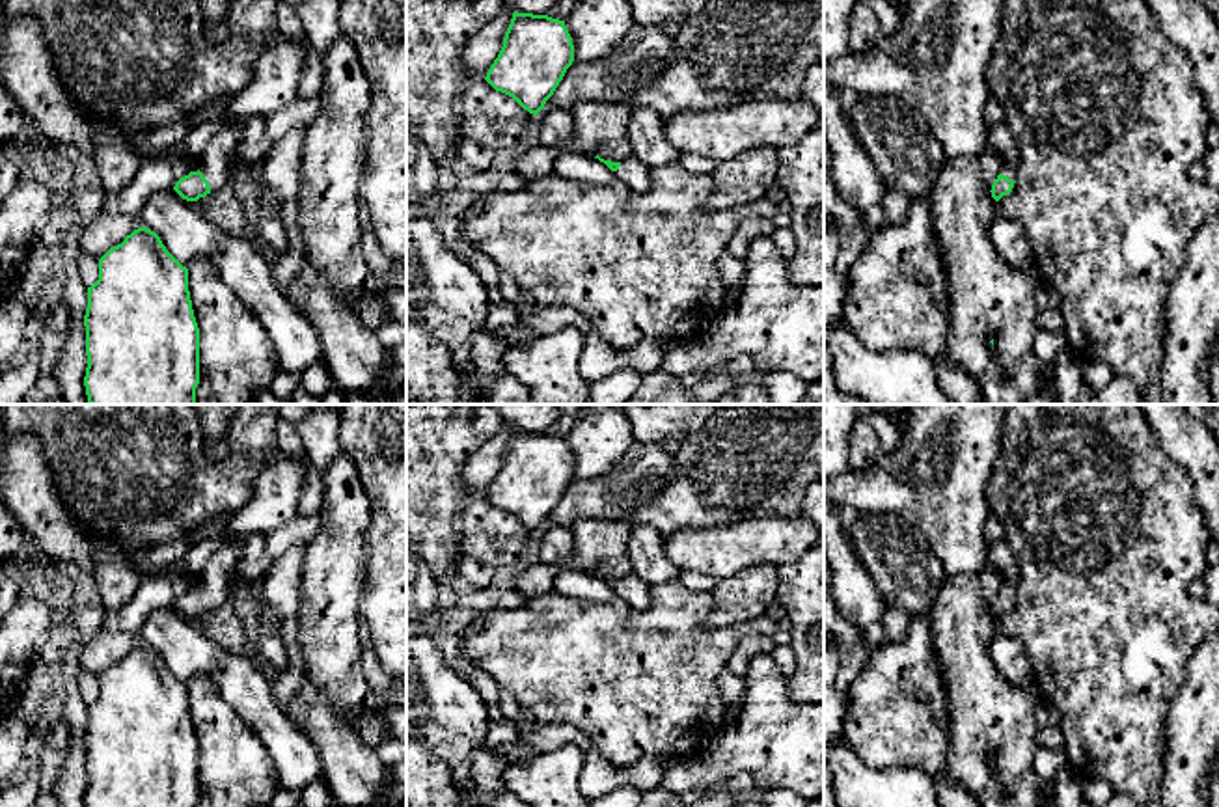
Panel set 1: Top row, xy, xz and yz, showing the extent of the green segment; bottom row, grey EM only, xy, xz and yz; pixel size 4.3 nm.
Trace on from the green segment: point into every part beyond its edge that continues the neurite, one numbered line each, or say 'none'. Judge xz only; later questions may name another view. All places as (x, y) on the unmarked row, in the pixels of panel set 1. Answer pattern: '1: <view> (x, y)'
1: xz (634, 591)

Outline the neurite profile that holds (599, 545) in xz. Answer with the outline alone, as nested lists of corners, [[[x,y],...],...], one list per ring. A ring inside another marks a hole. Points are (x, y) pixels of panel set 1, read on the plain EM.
[[[580,518],[572,526],[574,555],[563,565],[535,563],[518,570],[516,589],[527,598],[542,596],[554,591],[554,580],[565,567],[580,572],[600,574],[621,580],[634,572],[626,552],[630,539],[630,522]]]

